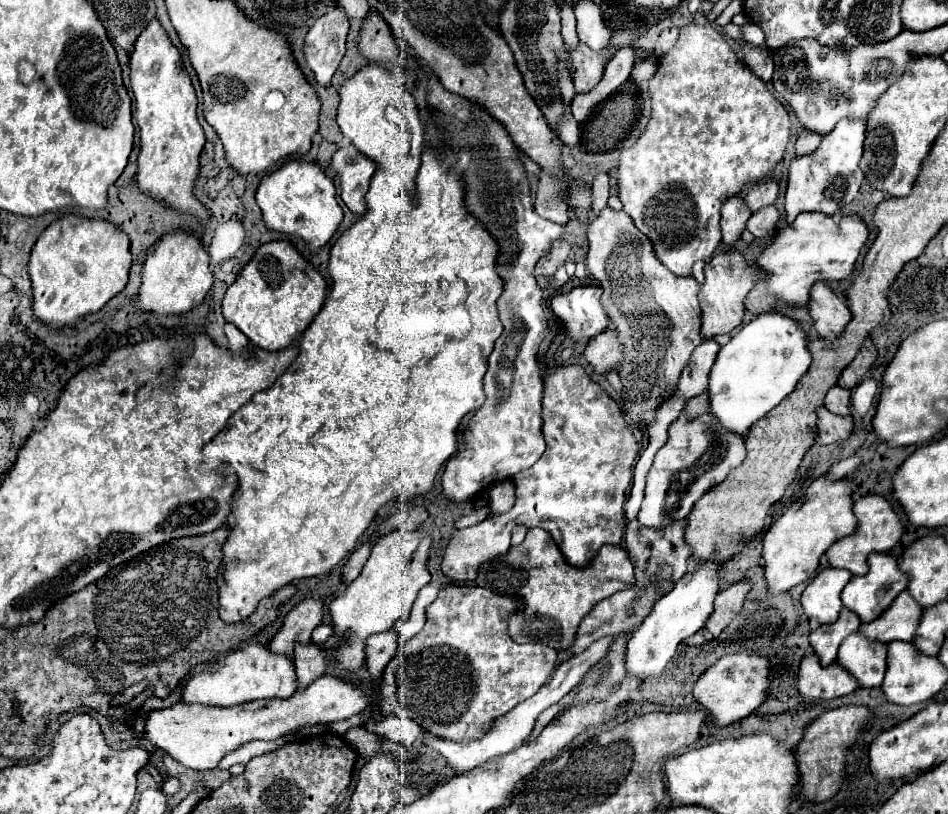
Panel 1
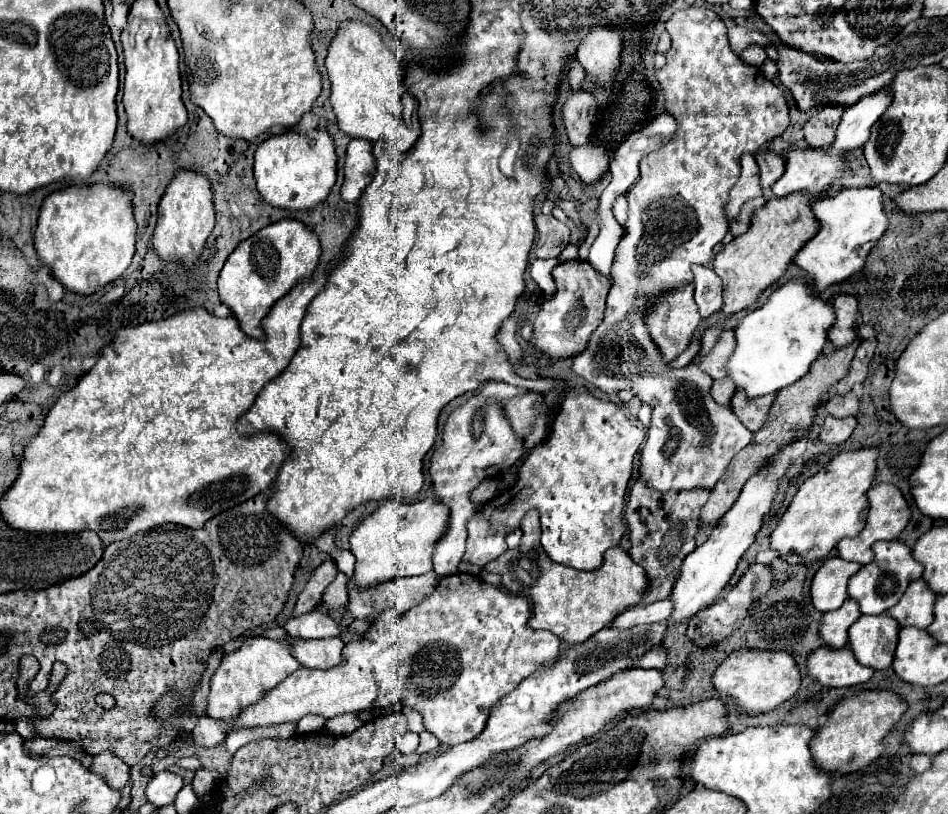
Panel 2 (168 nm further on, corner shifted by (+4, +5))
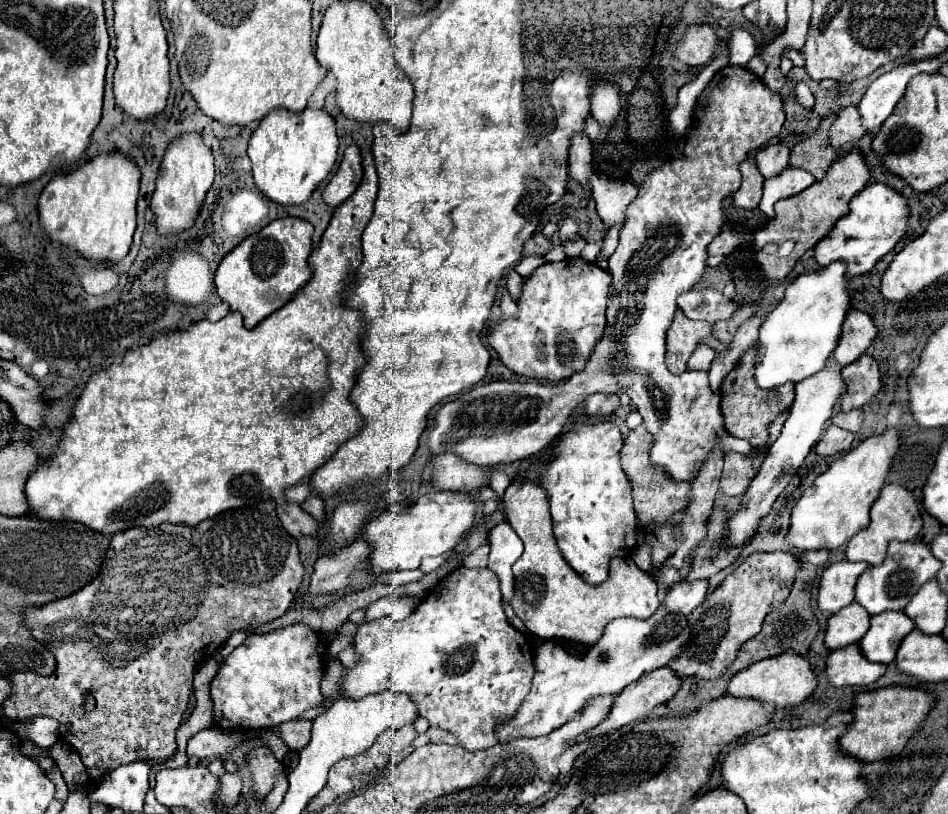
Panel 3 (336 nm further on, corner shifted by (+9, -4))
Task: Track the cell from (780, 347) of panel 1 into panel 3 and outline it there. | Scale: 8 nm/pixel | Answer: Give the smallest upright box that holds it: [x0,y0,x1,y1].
[755,262,849,390]

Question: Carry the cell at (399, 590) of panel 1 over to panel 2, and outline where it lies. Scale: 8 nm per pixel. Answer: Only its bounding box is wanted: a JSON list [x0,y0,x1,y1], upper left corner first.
[350,499,450,587]

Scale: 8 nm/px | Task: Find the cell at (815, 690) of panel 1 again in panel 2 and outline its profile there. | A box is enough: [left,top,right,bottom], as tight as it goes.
[808,645,874,687]

